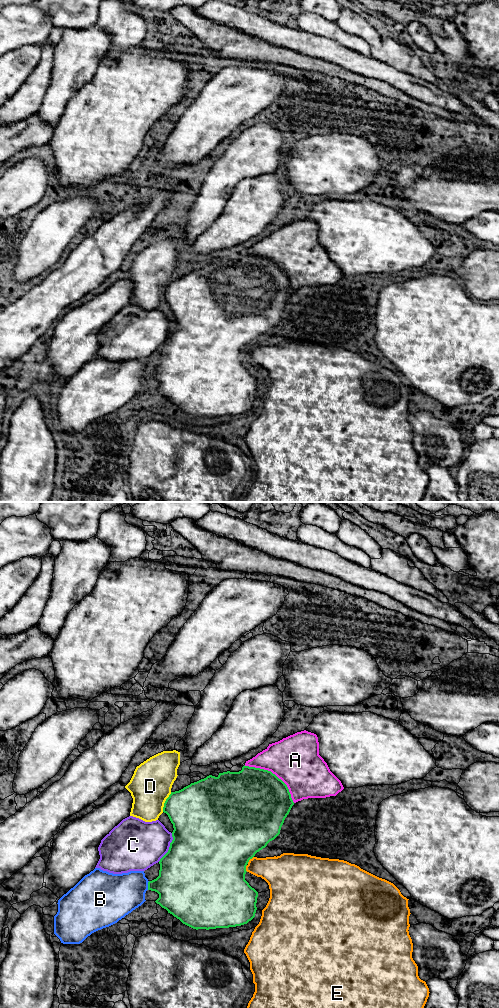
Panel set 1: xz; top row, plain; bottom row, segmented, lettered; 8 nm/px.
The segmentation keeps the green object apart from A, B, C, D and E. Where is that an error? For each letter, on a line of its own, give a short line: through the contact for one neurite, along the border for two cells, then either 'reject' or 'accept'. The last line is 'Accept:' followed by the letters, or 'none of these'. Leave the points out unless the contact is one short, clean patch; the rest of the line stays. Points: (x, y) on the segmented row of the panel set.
A: reject
B: reject
C: reject
D: reject
E: reject
Accept: none of these

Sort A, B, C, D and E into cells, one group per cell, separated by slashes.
A / B / C / D / E

